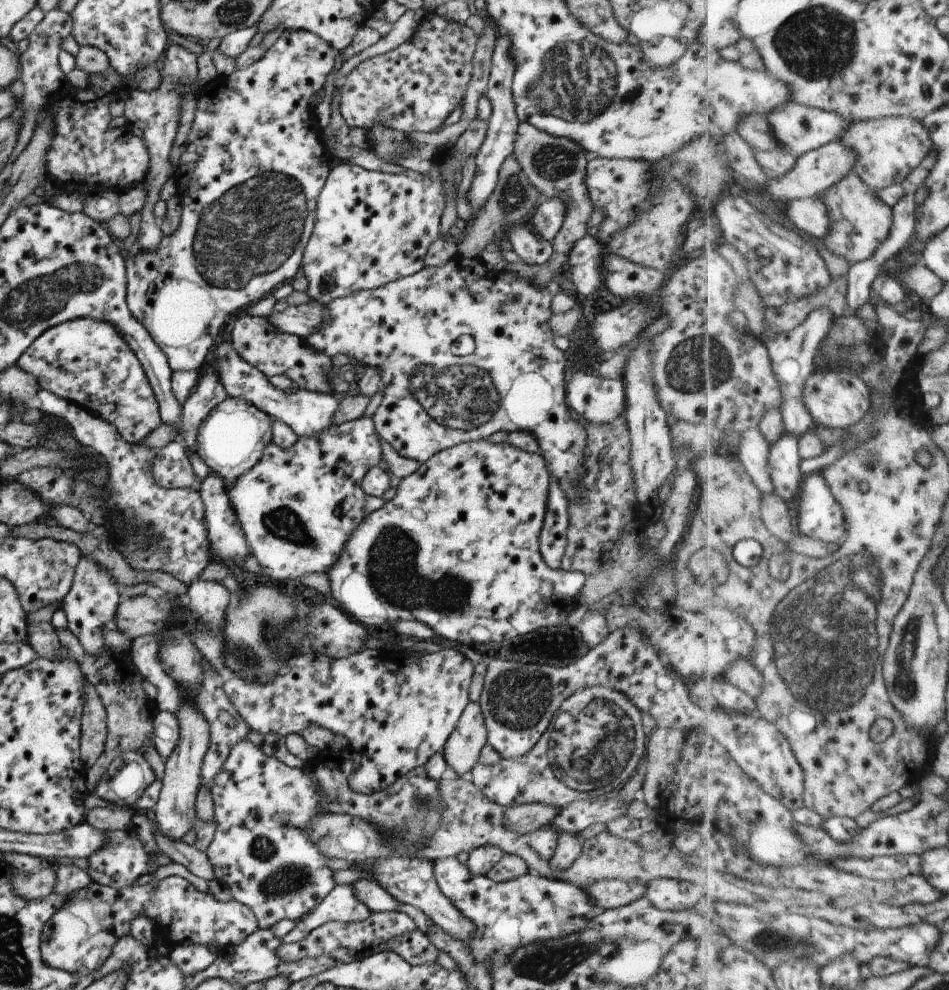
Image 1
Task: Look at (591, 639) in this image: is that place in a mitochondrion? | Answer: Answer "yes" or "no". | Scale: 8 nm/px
no

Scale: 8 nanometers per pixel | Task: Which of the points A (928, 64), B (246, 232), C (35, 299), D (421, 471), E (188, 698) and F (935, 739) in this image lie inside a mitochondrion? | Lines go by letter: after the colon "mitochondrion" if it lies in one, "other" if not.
A: other
B: mitochondrion
C: mitochondrion
D: other
E: other
F: other

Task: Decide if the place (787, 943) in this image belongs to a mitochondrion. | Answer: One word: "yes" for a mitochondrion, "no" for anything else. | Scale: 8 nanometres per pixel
yes

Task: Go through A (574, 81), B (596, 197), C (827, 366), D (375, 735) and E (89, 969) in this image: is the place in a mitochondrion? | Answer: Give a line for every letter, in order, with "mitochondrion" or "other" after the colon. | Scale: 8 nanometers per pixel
A: mitochondrion
B: other
C: other
D: other
E: other

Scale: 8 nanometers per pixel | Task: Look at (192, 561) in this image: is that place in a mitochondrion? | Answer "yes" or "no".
no

